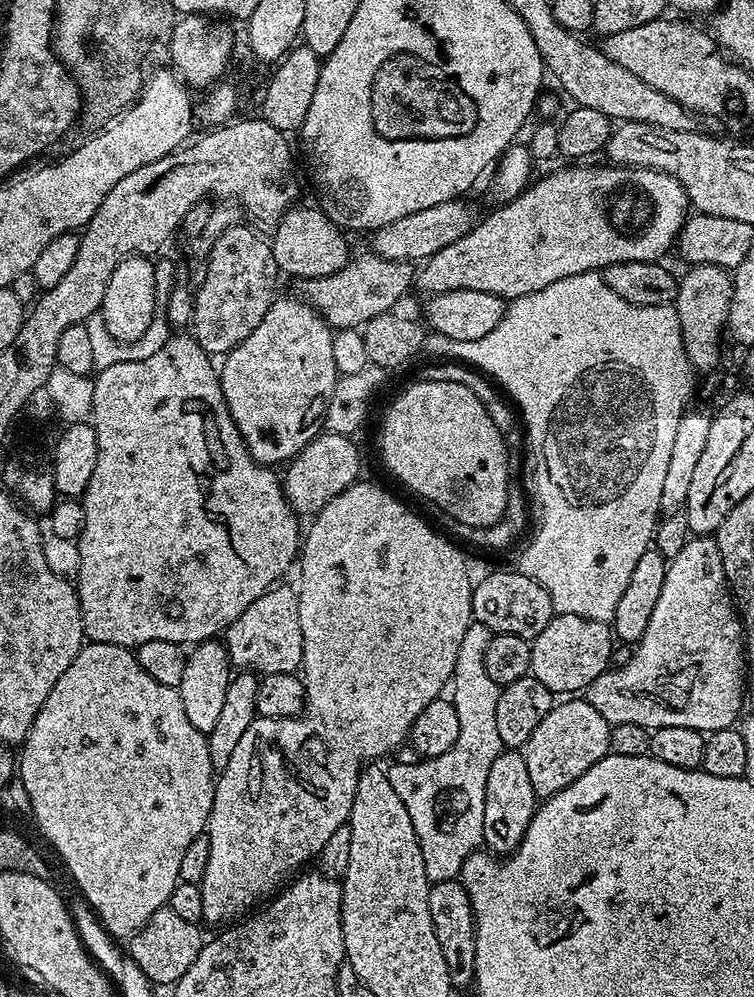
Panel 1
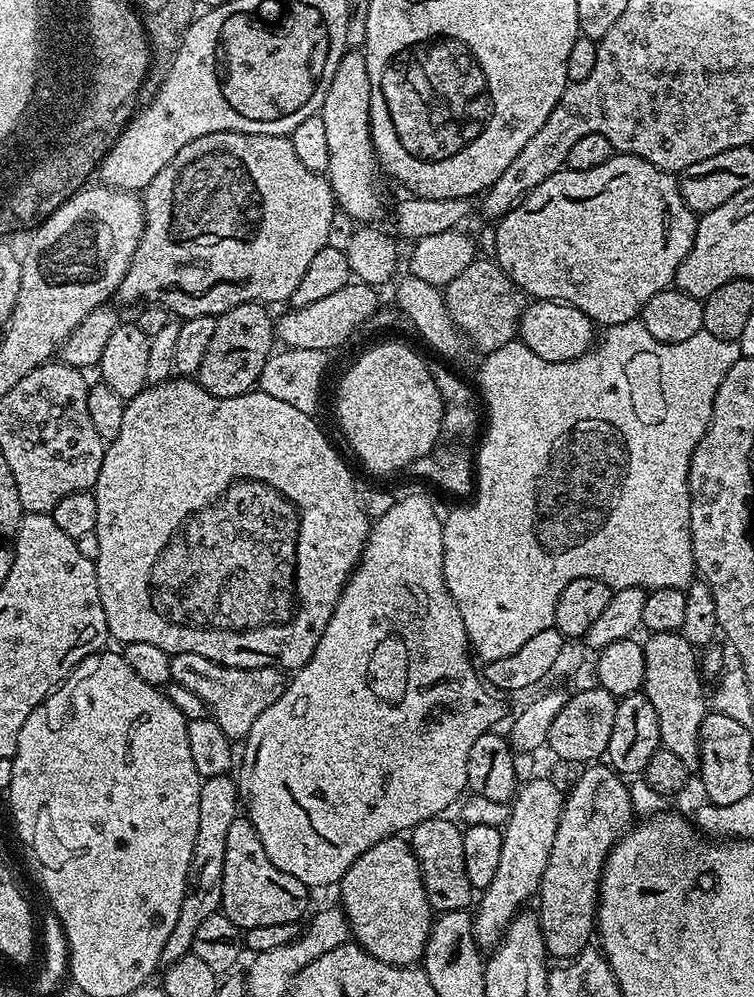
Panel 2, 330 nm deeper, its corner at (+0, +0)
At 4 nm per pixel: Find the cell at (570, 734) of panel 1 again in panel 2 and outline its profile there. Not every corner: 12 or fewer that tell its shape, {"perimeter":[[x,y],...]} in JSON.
{"perimeter":[[521,783],[493,881],[478,896],[481,949],[540,891],[565,793]]}

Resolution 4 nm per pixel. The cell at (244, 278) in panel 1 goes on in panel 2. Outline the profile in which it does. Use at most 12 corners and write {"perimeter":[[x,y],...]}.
{"perimeter":[[246,302],[216,317],[198,373],[218,398],[257,387],[274,316]]}

